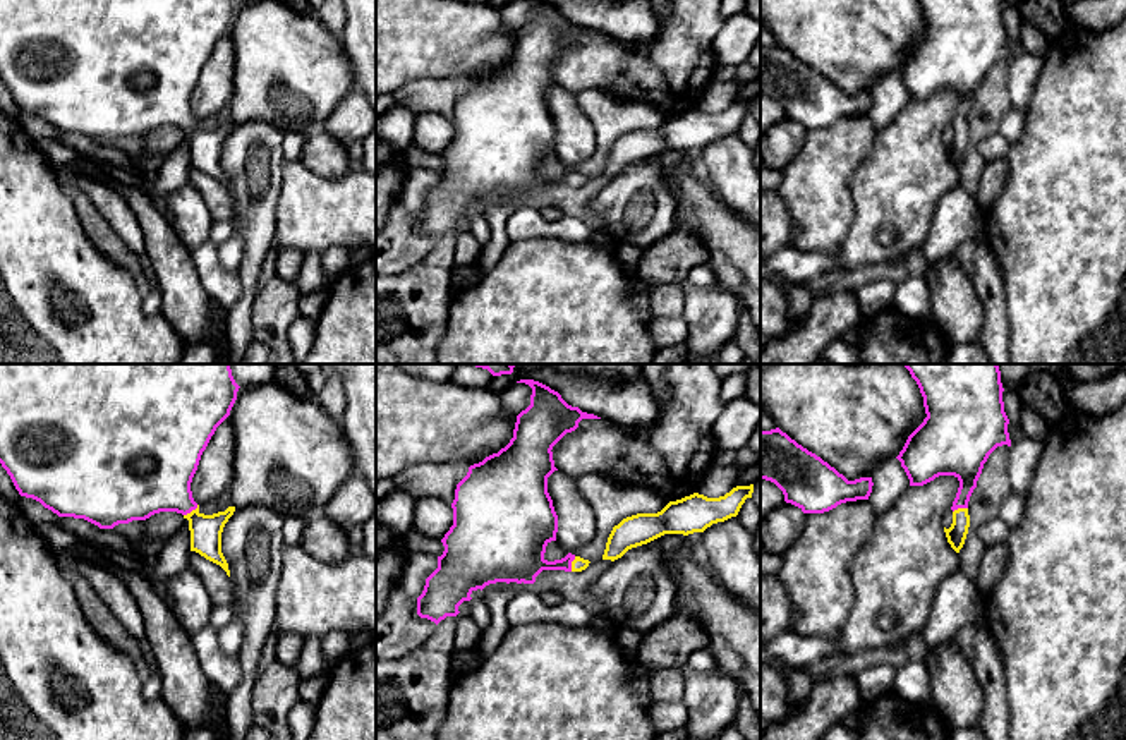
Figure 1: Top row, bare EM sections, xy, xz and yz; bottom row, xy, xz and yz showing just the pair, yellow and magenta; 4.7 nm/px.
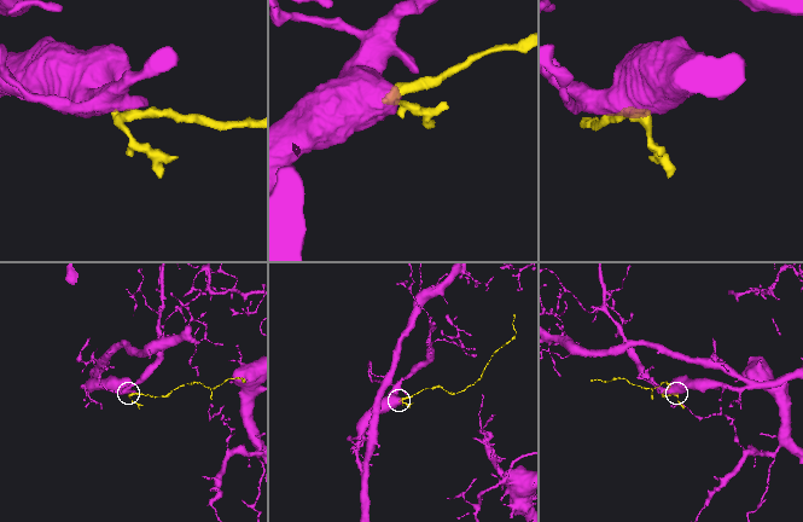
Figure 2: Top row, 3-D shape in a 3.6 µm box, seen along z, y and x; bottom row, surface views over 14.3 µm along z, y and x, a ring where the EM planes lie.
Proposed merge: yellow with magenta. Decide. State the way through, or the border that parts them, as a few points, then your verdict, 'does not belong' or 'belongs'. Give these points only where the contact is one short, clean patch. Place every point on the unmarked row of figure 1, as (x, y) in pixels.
runs through xy (206, 146), (196, 136), (193, 126), (153, 90); belongs

